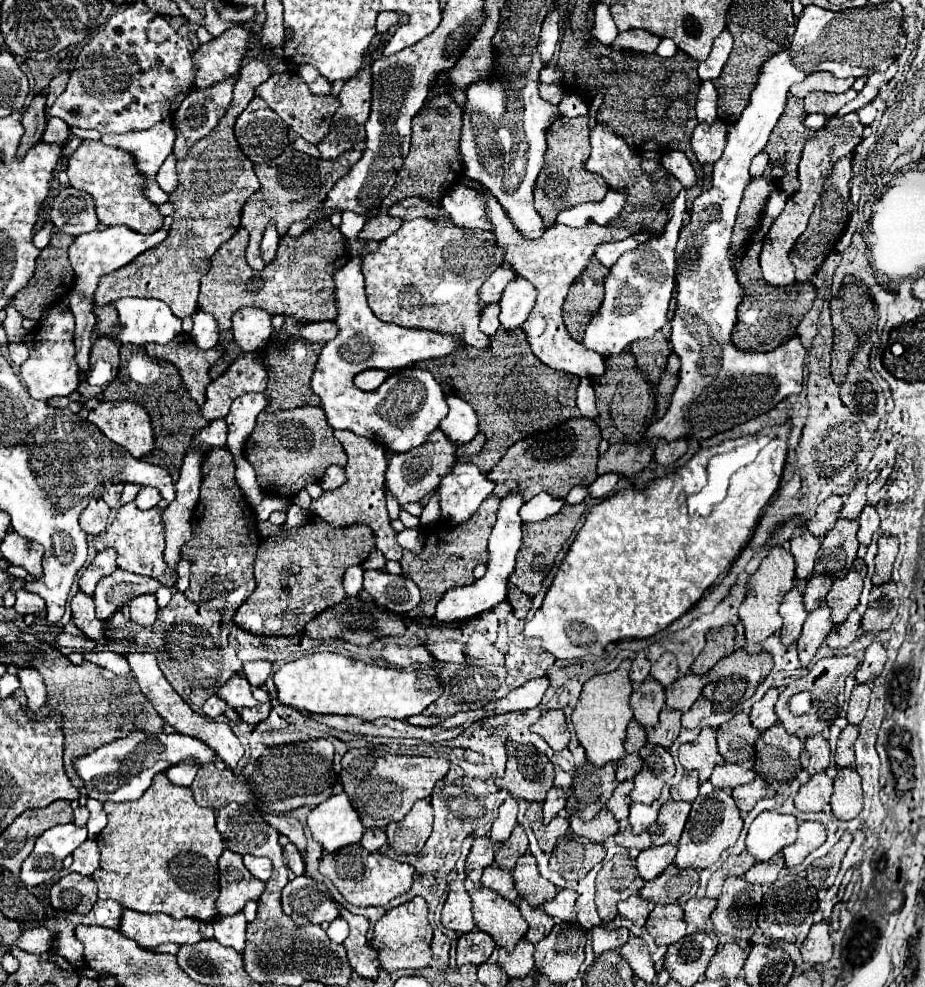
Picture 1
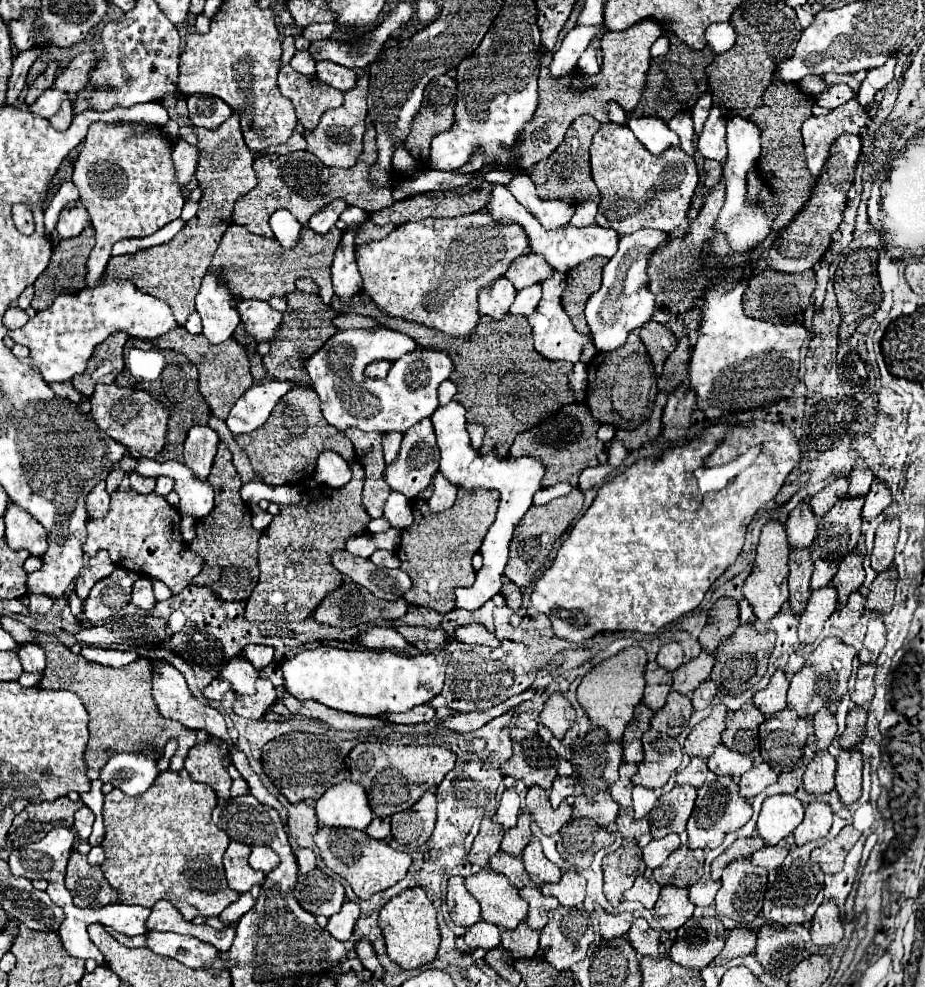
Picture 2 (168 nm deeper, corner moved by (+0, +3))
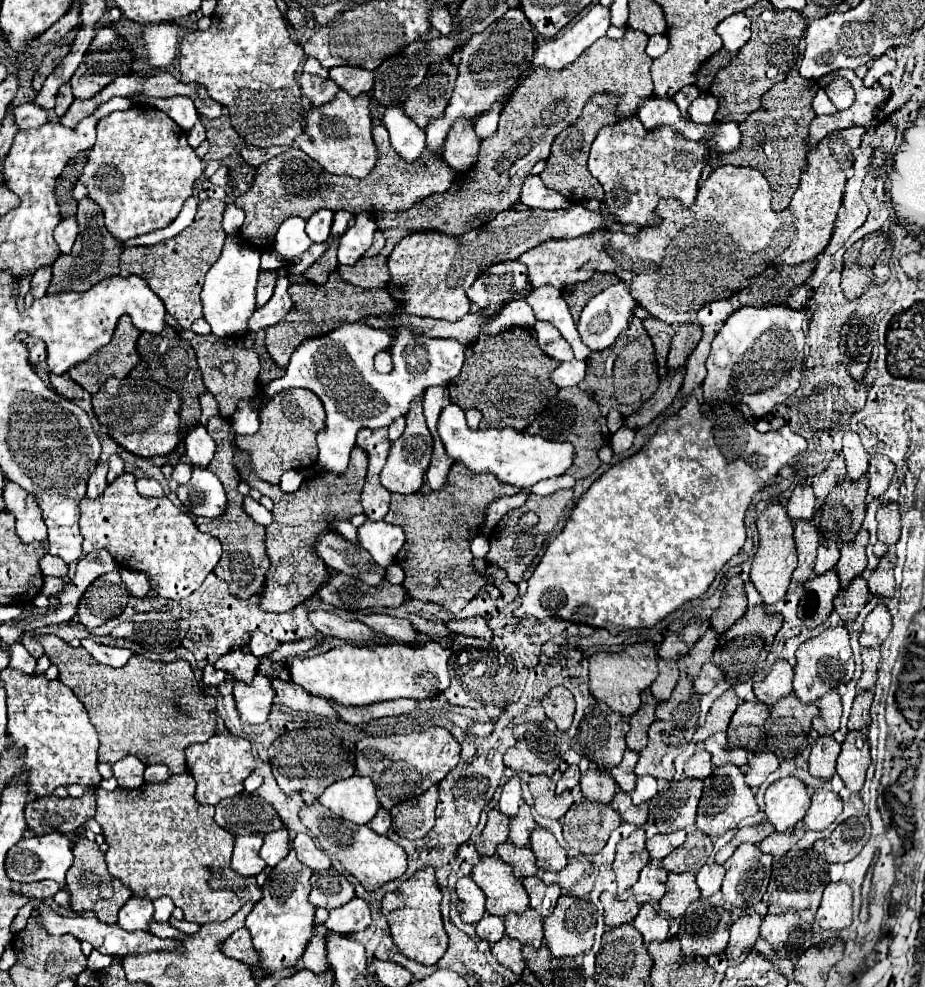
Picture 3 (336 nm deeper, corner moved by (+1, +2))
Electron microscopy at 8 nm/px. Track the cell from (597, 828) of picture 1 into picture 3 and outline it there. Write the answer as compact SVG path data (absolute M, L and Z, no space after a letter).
M590 764L590 770L588 774L582 776L580 780L580 790L582 790L582 796L586 800L592 800L592 802L600 802L600 804L610 804L612 798L616 796L618 788L616 788L616 782L612 780L610 774L598 774L596 772L596 764Z

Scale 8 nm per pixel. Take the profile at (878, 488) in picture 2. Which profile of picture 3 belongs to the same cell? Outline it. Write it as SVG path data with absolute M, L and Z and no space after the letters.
M872 456L870 458L870 468L868 468L866 476L868 476L868 484L870 484L868 494L872 498L880 498L888 490L894 470L896 470L896 466L886 456Z

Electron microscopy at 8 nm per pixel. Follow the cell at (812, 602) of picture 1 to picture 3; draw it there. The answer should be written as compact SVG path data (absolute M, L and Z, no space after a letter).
M822 540L818 546L818 556L816 556L816 566L814 566L814 574L824 574L828 570L832 570L838 562L840 550L836 544L832 544L830 540Z

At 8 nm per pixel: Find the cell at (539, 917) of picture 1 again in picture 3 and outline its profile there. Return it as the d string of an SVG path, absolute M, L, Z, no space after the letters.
M538 876L524 878L522 884L530 896L530 908L536 910L540 916L548 916L552 912L552 908L556 906L560 888L556 884L544 884Z

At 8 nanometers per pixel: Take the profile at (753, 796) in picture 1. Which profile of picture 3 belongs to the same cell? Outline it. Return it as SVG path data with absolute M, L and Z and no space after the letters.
M762 752L756 754L752 760L748 760L748 764L744 766L744 778L746 784L750 788L758 788L764 784L764 780L768 778L768 774L772 774L778 768L778 758L772 752Z

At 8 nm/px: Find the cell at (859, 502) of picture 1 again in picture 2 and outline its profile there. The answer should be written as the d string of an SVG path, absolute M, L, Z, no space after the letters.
M857 459L851 473L849 473L849 497L861 497L869 493L869 487L873 483L873 473L865 465L863 459Z

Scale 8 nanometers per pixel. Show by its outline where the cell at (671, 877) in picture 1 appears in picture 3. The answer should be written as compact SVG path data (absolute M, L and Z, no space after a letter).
M698 828L688 830L686 840L674 852L670 852L664 860L660 860L660 868L666 872L690 872L692 868L702 868L708 862L712 852L712 842L708 836L702 836Z

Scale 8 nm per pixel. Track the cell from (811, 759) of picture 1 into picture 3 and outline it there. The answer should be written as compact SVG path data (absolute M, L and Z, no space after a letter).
M828 692L828 696L822 696L818 700L818 710L820 710L820 718L826 724L826 736L832 736L840 726L840 716L842 716L840 696L836 692Z

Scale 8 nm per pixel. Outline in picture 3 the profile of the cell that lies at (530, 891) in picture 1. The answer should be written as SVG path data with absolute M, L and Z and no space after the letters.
M534 828L530 848L536 856L536 866L548 872L560 872L566 866L566 852L558 846L554 834L546 828Z

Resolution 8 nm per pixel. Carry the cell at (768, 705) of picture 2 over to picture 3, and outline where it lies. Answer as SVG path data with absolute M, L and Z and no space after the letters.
M778 660L772 666L770 674L754 684L756 698L766 706L774 706L780 698L786 698L792 692L792 676L794 676L792 666L786 664L784 660Z

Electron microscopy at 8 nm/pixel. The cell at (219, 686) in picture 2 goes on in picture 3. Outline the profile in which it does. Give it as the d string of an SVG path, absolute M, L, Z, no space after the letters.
M206 666L204 668L204 674L202 674L202 680L204 680L204 686L216 688L216 686L220 686L226 680L226 672L216 670L214 666Z

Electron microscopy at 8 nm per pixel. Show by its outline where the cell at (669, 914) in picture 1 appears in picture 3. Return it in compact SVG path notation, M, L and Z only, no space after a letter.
M692 872L670 874L666 882L666 894L660 898L660 910L664 910L670 918L680 918L686 908L700 898L694 880L696 876Z

